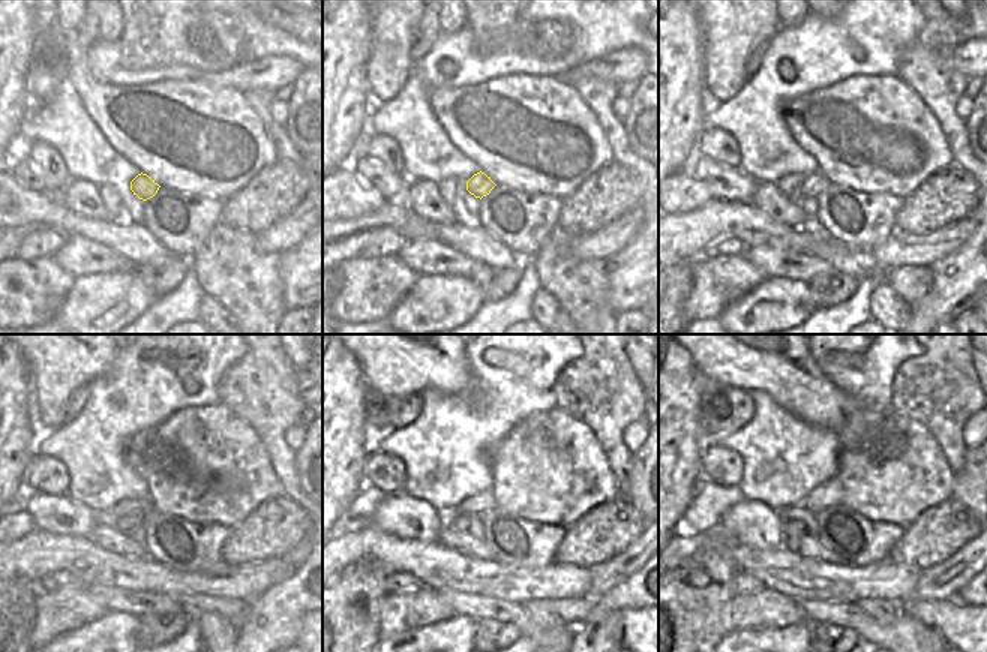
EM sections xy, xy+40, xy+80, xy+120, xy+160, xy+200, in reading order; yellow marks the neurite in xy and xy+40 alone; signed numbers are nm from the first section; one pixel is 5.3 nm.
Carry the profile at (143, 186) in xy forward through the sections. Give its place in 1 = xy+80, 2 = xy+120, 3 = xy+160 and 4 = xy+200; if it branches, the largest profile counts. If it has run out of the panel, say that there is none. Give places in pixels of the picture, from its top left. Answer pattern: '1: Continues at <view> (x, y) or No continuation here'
1: Continues at xy+80 (815, 183)
2: Continues at xy+120 (128, 523)
3: Continues at xy+160 (462, 523)
4: Continues at xy+200 (792, 529).

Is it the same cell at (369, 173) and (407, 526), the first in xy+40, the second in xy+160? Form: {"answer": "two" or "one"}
{"answer": "one"}

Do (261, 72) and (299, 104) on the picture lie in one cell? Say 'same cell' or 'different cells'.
different cells

